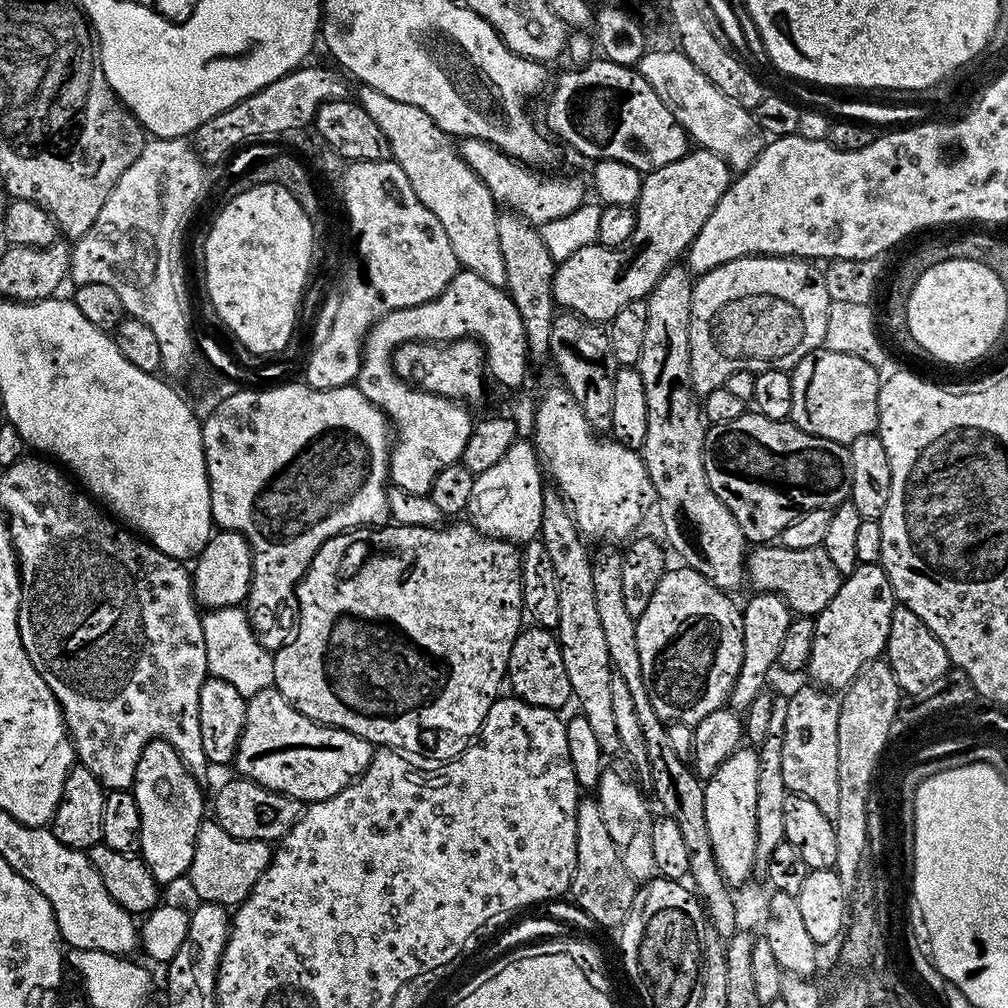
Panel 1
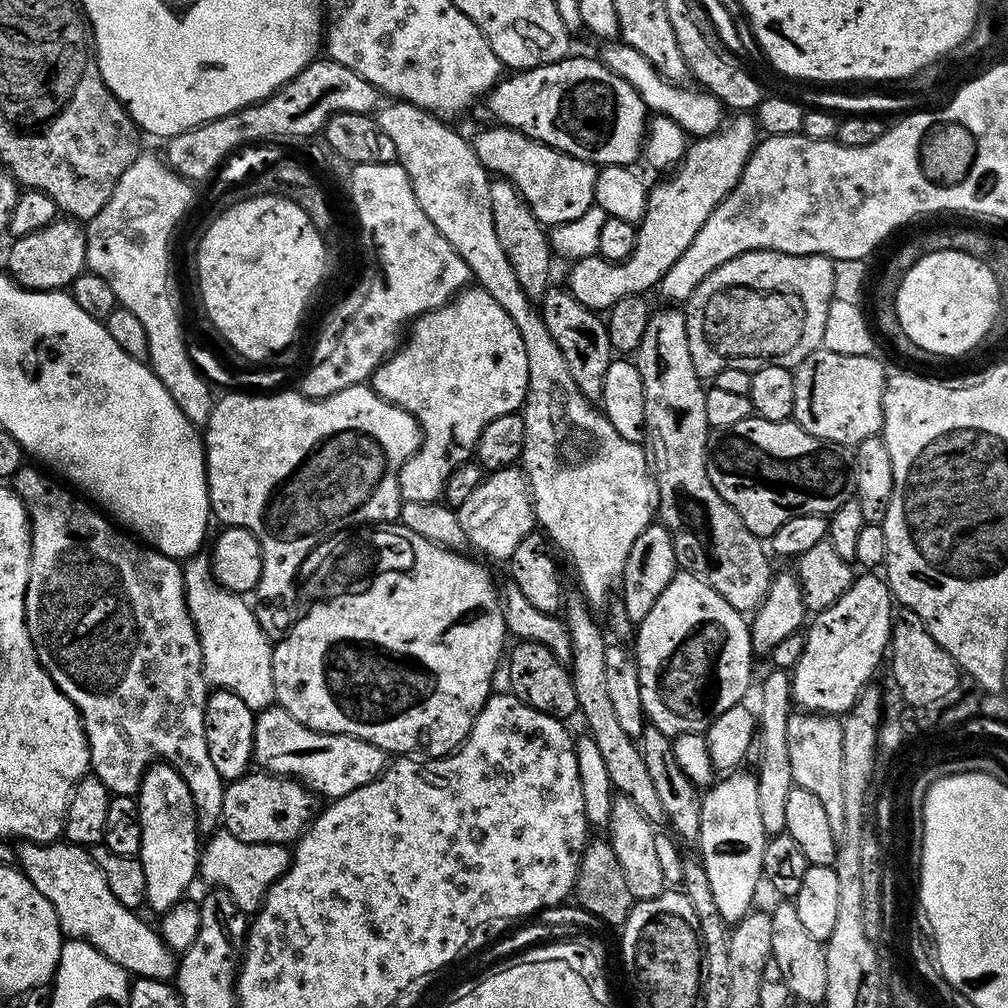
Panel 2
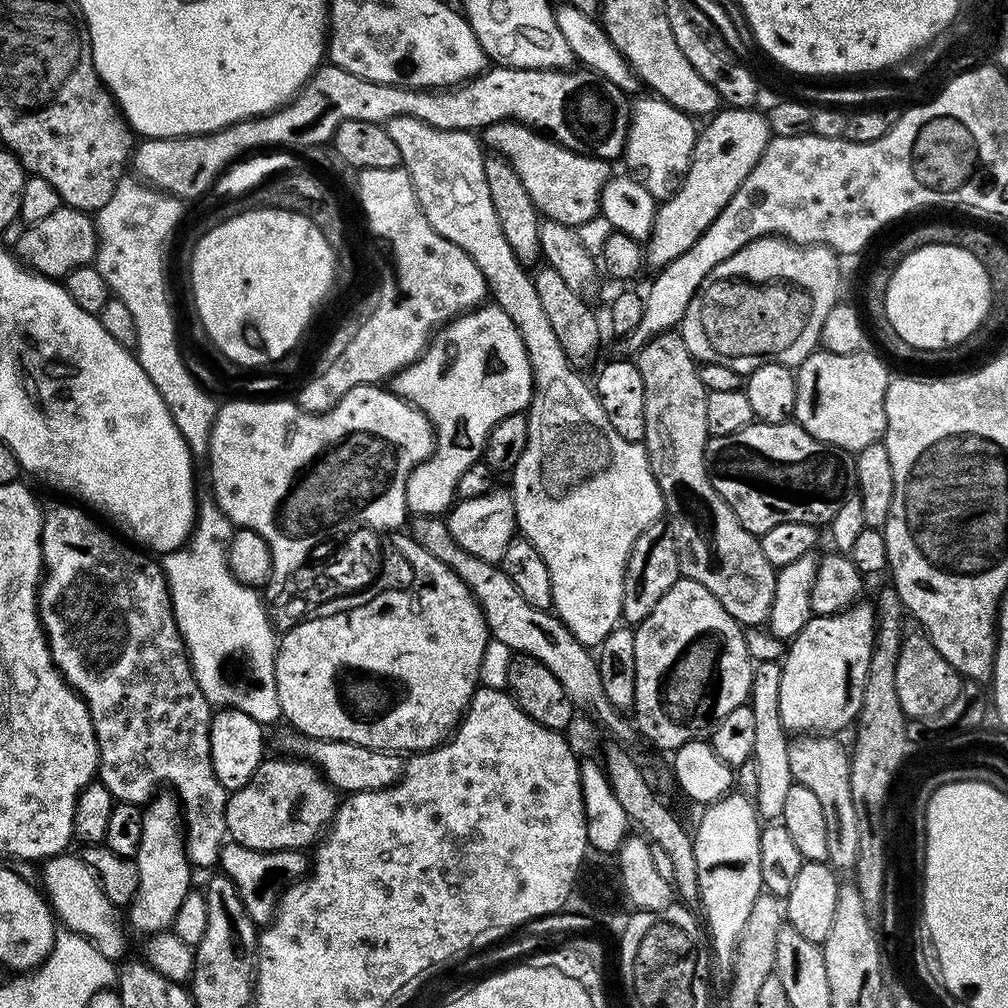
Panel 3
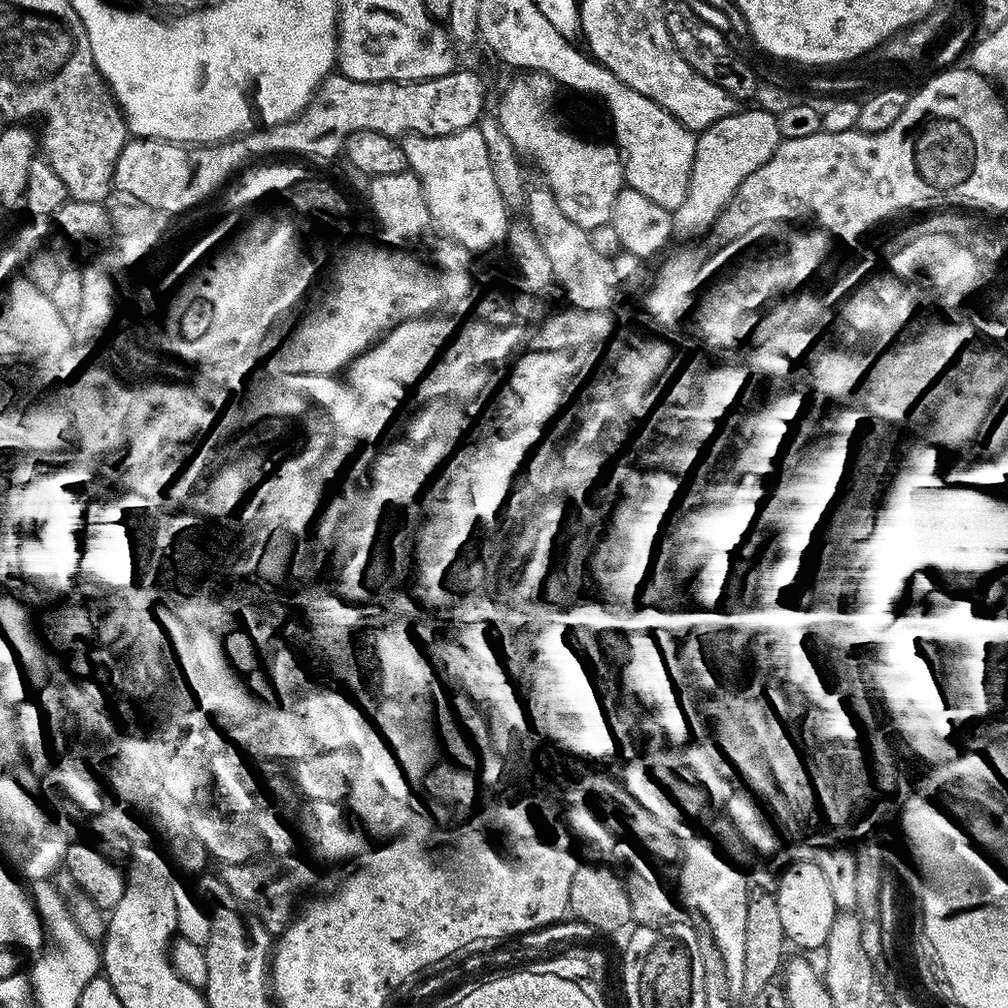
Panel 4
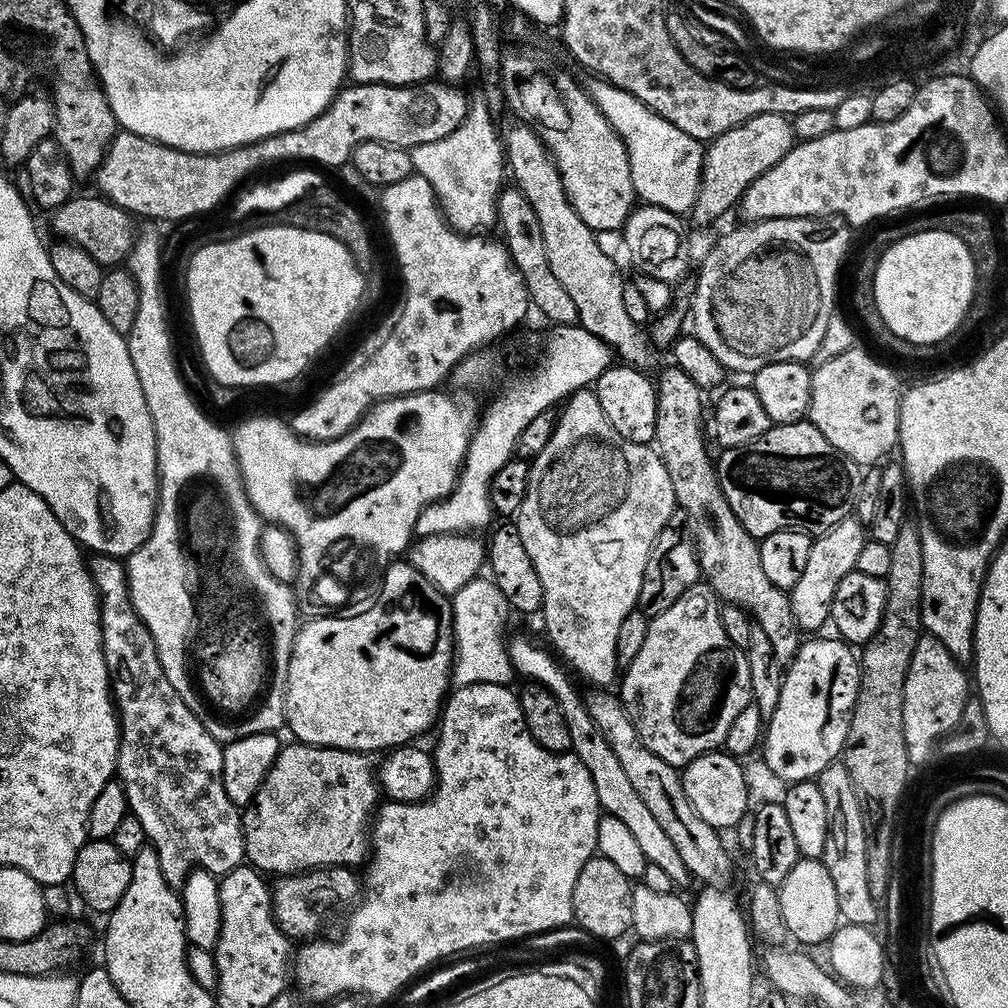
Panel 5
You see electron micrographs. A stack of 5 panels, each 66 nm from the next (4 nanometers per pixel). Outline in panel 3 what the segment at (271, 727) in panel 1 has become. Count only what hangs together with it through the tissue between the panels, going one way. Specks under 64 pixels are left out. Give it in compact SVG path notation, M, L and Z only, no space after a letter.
M288 730L281 738L280 744L288 751L285 753L289 757L307 760L308 763L316 765L324 773L324 779L340 794L388 788L400 779L405 765L405 761L399 755L390 751L368 749L348 741L319 740L300 735L295 730Z

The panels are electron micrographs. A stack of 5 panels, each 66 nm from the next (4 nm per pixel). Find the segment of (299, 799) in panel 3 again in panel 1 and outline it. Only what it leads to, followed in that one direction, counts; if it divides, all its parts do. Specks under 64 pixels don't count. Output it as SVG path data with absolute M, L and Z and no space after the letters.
M235 778L228 780L216 792L216 797L211 797L210 812L218 826L226 830L226 834L231 834L239 840L266 840L269 842L278 842L294 826L296 819L300 817L302 811L301 801L291 800L286 794L274 792L269 788L263 788L260 784L254 783L253 780Z

